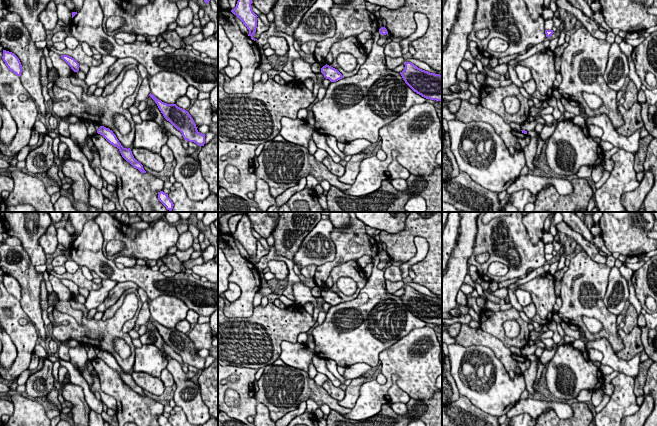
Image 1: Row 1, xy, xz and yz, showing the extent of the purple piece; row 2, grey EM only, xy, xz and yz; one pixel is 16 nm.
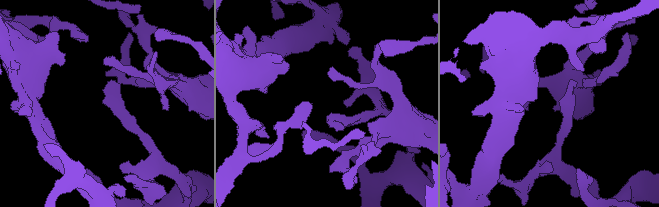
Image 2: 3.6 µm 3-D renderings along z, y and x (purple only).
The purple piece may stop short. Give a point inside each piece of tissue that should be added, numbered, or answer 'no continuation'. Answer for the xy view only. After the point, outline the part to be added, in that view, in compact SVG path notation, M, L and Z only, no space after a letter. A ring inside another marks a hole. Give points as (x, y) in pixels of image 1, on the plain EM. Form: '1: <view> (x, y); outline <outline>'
no continuation

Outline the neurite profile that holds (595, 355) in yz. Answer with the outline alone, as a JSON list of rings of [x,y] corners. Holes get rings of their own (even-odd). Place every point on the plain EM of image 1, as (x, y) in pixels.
[[[590,349],[588,351],[588,357],[592,360],[592,361],[597,361],[597,362],[601,362],[603,359],[603,354],[602,352],[600,352],[597,349]]]

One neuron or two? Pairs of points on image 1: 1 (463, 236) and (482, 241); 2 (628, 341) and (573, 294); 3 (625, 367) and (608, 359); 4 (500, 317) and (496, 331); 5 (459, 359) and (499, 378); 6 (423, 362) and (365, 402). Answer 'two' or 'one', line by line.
1: two
2: two
3: one
4: one
5: one
6: one

